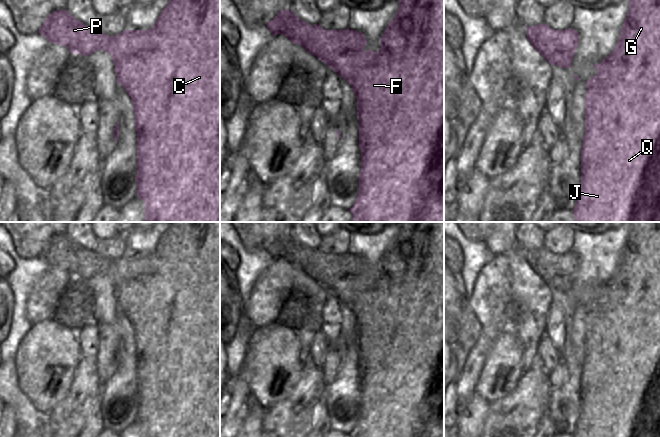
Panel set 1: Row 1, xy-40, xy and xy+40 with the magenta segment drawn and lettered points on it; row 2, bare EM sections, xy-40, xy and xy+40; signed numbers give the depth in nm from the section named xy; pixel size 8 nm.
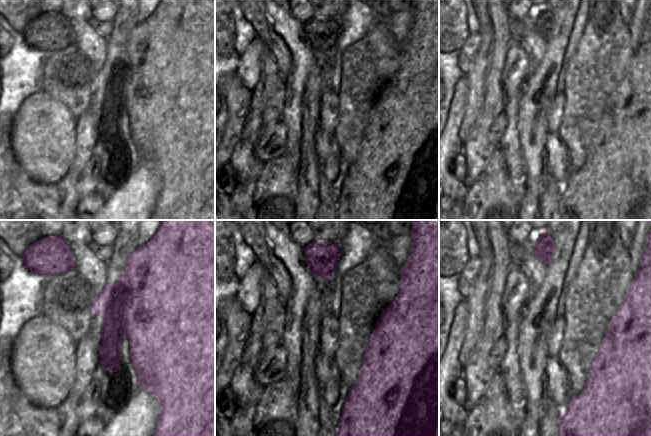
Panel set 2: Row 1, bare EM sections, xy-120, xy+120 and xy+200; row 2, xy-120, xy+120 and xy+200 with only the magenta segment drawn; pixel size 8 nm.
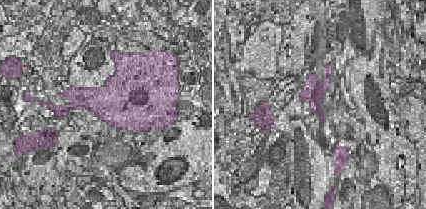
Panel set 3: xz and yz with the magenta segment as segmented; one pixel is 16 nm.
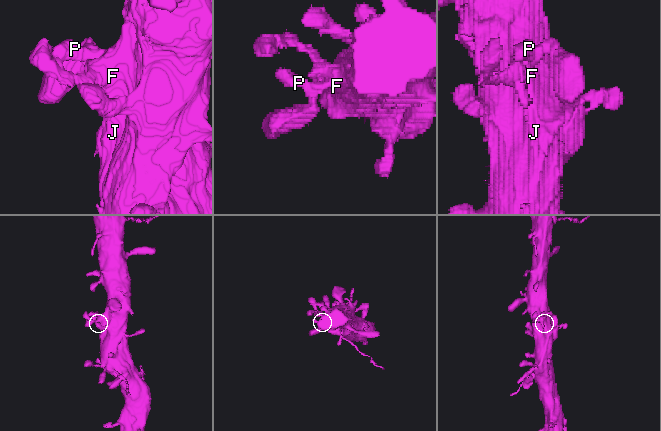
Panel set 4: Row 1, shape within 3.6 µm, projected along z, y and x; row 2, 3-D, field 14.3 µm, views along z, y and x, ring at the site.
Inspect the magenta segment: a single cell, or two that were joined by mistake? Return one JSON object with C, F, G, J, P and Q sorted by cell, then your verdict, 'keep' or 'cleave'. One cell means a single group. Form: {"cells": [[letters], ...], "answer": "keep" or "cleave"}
{"cells": [["C", "F", "G", "J", "P", "Q"]], "answer": "keep"}

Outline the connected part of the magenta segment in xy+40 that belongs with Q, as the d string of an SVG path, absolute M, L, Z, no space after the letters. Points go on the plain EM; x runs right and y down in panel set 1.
M629 222L629 235L621 253L621 259L615 273L600 288L594 288L597 299L586 305L585 319L585 359L581 373L581 409L573 437L660 437L660 222Z

